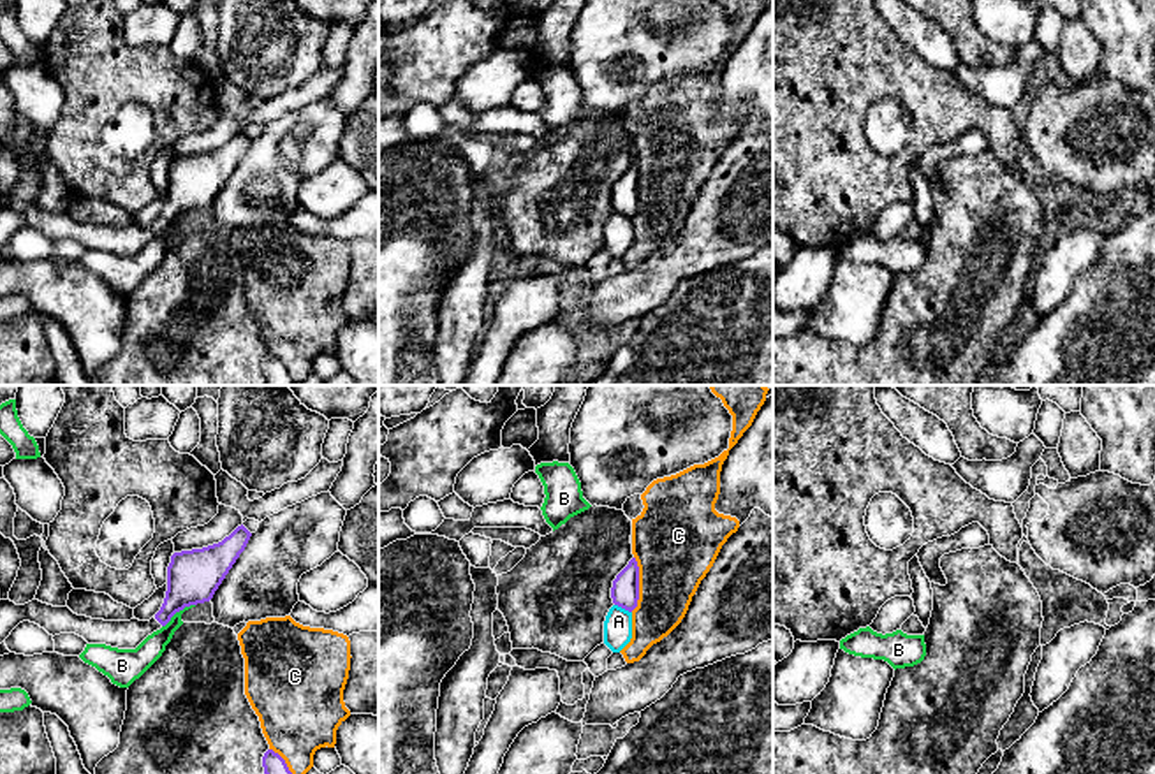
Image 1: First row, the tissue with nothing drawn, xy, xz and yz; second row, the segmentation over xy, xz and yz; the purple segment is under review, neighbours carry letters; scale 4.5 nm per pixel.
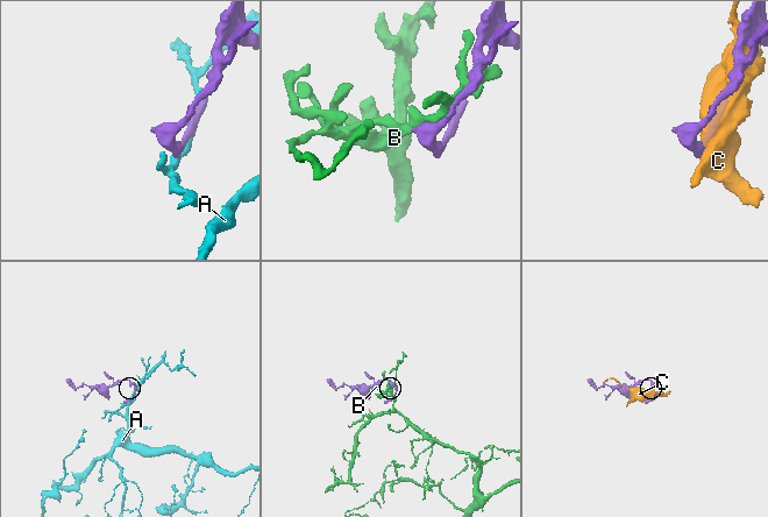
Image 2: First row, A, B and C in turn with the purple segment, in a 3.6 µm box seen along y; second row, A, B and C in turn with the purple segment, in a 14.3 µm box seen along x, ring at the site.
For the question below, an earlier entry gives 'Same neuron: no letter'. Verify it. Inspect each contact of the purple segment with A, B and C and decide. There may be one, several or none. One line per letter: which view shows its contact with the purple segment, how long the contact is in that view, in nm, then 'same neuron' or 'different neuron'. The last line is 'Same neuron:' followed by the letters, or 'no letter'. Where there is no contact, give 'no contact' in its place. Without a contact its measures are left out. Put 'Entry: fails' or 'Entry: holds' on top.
Entry: holds
A: contact in xz; length 90 nm; different neuron
B: contact in xy; length 190 nm; different neuron
C: contact in xz; length 260 nm; different neuron
Same neuron: no letter

